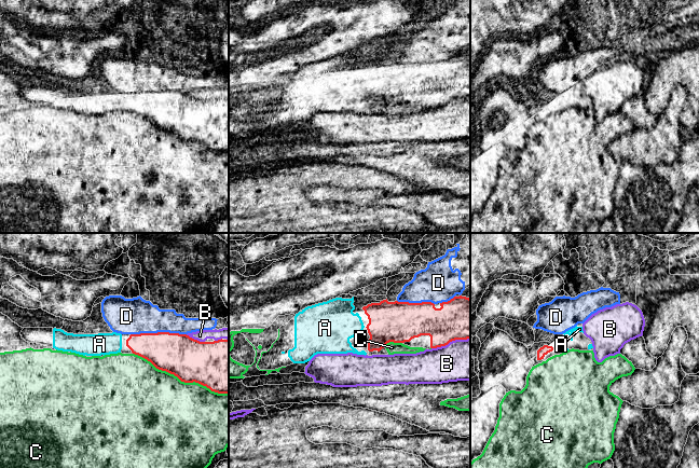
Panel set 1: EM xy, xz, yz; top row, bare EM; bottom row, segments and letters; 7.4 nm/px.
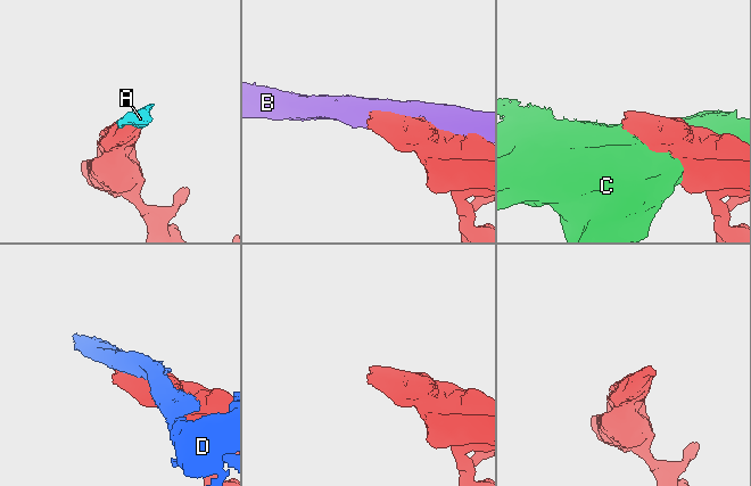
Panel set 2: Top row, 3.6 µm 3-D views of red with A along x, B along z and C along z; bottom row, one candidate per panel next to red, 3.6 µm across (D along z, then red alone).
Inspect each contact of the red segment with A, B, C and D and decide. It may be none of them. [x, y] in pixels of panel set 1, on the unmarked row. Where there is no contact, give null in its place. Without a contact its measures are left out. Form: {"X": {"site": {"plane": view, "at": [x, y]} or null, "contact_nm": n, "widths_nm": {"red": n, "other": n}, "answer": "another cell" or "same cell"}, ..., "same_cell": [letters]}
{"A": {"site": {"plane": "yz", "at": [563, 102]}, "contact_nm": 30, "widths_nm": {"red": 20, "other": 20}, "answer": "same cell"}, "B": {"site": {"plane": "xz", "at": [450, 99]}, "contact_nm": 300, "widths_nm": {"red": 320, "other": 300}, "answer": "another cell"}, "C": {"site": {"plane": "xy", "at": [180, 138]}, "contact_nm": 750, "widths_nm": {"red": 340, "other": 500}, "answer": "another cell"}, "D": {"site": {"plane": "xy", "at": [158, 91]}, "contact_nm": 420, "widths_nm": {"red": 300, "other": 280}, "answer": "another cell"}, "same_cell": ["A"]}

